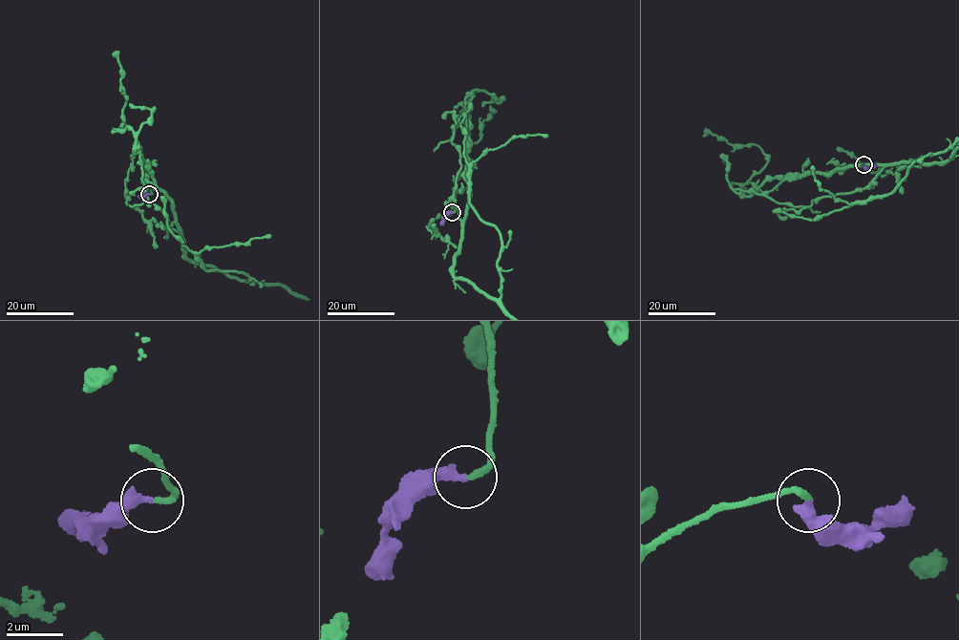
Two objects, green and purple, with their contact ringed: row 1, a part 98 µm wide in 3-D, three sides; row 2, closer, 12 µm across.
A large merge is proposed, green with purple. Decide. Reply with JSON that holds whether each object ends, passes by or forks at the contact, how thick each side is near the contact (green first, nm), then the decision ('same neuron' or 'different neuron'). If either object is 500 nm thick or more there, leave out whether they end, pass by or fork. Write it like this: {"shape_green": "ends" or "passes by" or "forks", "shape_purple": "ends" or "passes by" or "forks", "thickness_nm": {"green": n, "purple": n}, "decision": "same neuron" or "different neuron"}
{"shape_green": "ends", "shape_purple": "ends", "thickness_nm": {"green": 200, "purple": 340}, "decision": "same neuron"}

